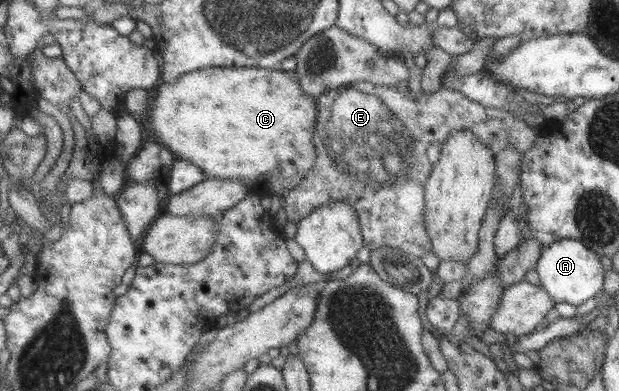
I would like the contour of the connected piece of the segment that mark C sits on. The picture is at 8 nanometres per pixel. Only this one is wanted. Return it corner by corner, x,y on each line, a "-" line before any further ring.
206,67
180,75
175,83
160,81
150,97
144,123
149,134
171,151
175,159
189,161
201,169
204,178
239,180
249,194
284,198
315,165
315,149
311,145
312,126
317,116
315,98
303,93
294,71

